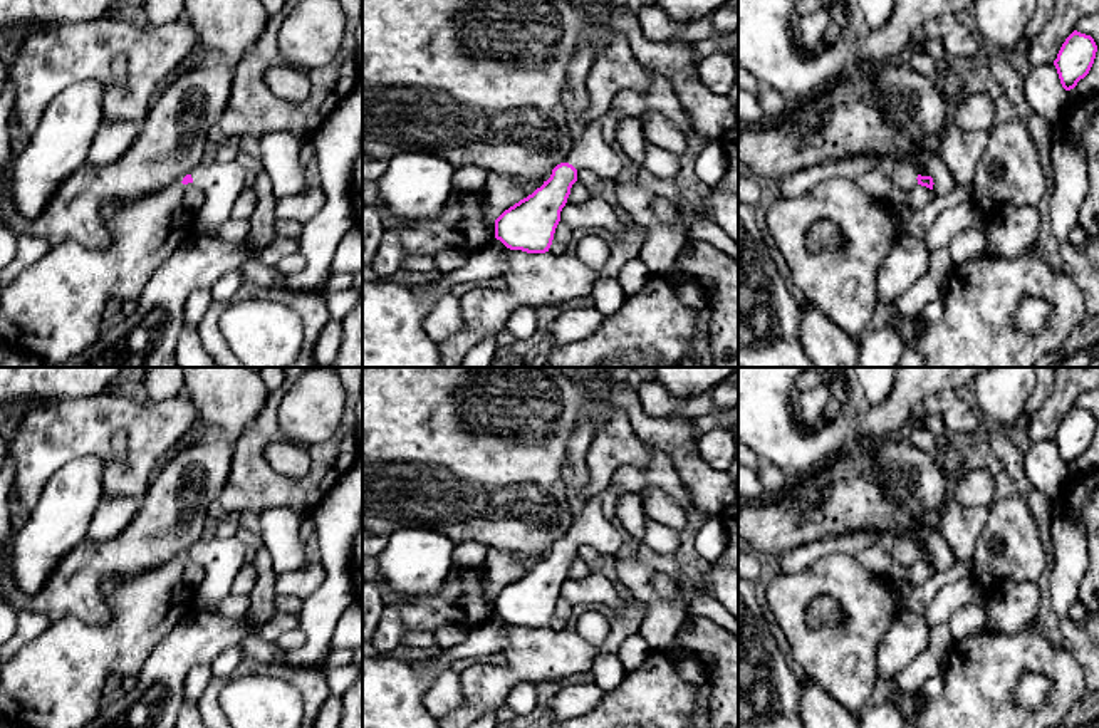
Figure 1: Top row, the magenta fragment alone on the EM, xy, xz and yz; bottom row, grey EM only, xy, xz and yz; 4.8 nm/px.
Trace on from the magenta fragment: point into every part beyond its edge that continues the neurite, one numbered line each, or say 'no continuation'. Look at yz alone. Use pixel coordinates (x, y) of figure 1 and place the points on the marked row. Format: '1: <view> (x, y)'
1: yz (903, 176)

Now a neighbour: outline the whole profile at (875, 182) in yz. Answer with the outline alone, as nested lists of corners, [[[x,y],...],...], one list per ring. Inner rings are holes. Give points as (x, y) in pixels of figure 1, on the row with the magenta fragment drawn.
[[[871,169],[859,174],[854,183],[866,193],[889,203],[904,203],[914,211],[921,210],[935,195],[933,190],[916,185],[913,190],[898,190],[886,176],[884,169]]]

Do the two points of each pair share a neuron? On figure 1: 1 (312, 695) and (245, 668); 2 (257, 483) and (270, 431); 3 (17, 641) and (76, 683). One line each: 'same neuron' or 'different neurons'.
1: same neuron
2: same neuron
3: different neurons

